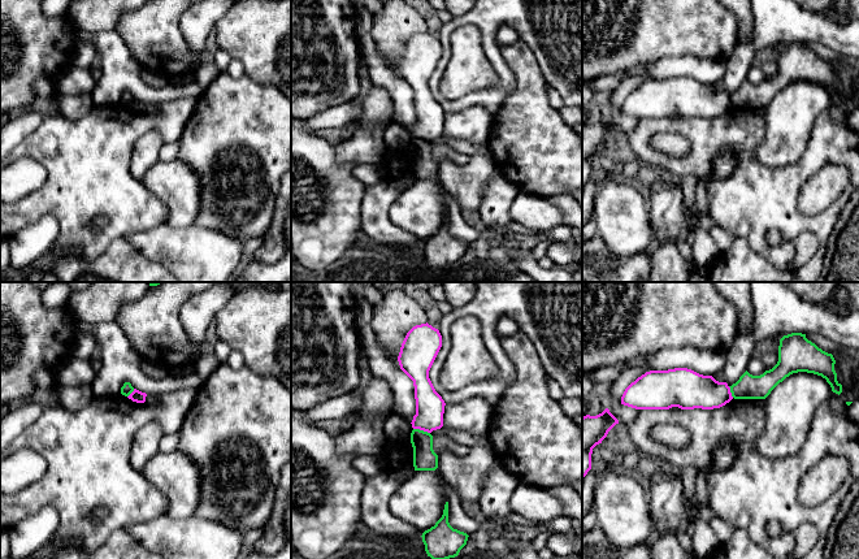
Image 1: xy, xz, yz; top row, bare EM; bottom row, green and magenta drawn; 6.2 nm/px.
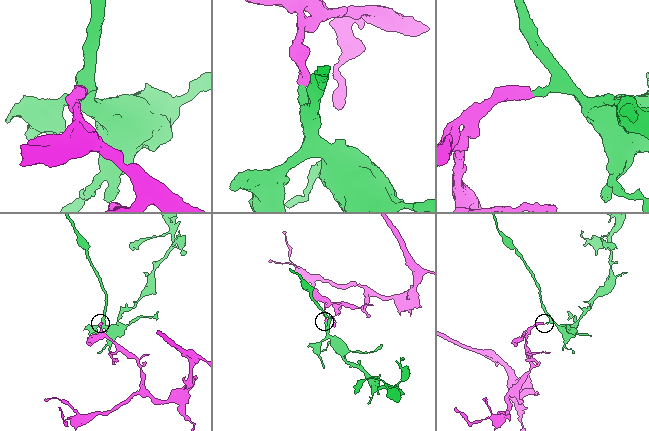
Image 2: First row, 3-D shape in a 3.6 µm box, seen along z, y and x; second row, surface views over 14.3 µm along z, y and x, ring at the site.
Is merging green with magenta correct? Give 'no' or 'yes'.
no

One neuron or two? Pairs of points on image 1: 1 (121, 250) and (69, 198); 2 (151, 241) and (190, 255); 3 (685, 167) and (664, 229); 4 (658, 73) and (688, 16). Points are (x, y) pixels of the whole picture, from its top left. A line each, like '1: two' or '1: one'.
1: two
2: one
3: two
4: two

